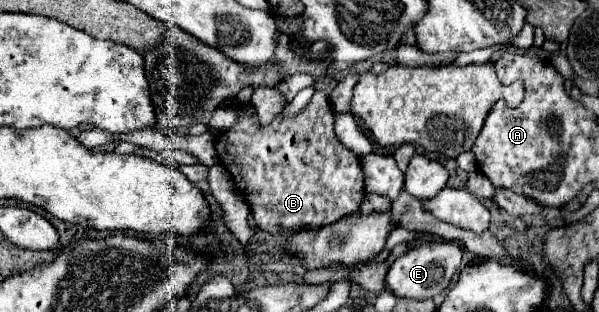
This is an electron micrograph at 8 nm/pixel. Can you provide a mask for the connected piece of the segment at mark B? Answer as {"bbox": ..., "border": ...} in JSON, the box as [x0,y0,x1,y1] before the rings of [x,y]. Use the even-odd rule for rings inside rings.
{"bbox":[216,90,364,238],"border":[[[320,90],[294,118],[278,114],[266,126],[254,116],[254,108],[246,106],[232,128],[216,136],[216,154],[250,204],[256,224],[276,238],[360,210],[364,198],[360,158],[336,138],[334,112]]]}

